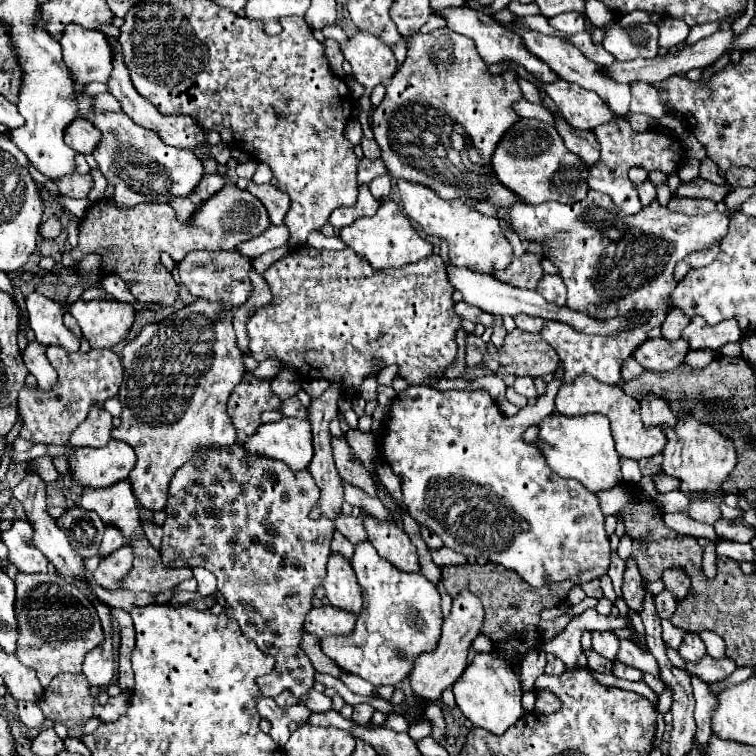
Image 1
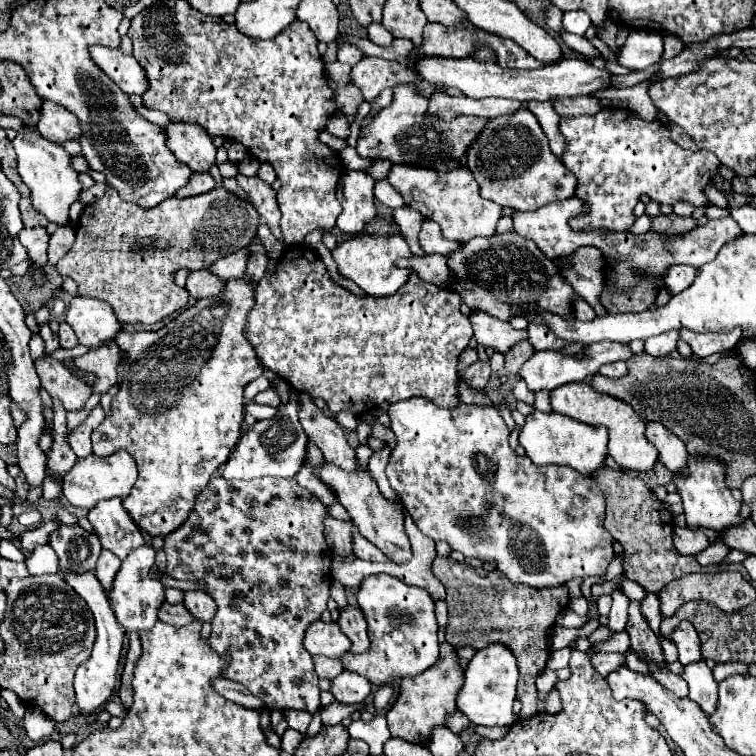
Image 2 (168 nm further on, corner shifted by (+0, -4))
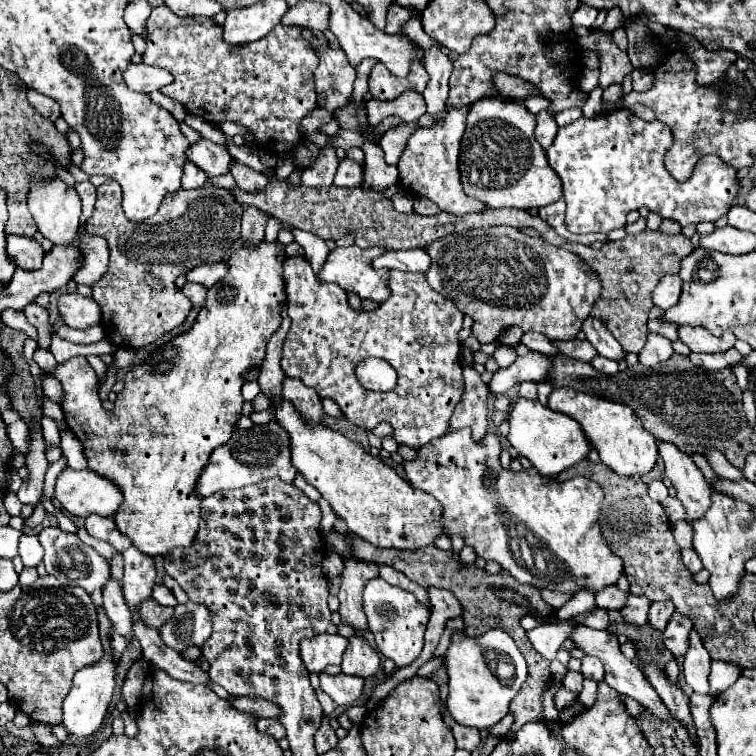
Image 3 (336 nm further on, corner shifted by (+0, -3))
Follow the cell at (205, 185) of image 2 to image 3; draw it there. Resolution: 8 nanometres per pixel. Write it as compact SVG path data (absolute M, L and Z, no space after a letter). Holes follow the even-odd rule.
M185 162L183 166L183 188L191 190L191 188L203 188L207 182L207 174L201 168L195 168L195 164Z

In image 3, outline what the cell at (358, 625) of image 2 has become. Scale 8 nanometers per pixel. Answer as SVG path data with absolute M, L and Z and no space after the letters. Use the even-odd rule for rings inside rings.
M361 634L351 636L347 652L343 654L343 662L341 662L343 672L369 678L379 670L379 666L381 666L381 660L377 652L369 646L369 642Z

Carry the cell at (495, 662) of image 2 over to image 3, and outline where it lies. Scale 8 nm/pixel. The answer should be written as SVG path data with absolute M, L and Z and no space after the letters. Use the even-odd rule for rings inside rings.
M489 630L479 638L467 638L455 632L445 654L449 674L447 710L455 722L473 728L491 728L507 712L513 696L527 678L527 664L513 638L503 630Z

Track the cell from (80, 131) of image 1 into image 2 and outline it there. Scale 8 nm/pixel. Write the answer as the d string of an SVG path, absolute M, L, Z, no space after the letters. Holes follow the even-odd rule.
M43 101L41 121L39 121L37 129L45 139L49 139L53 143L65 143L69 139L79 139L77 117L71 111L67 111L65 107L51 103L51 101Z

